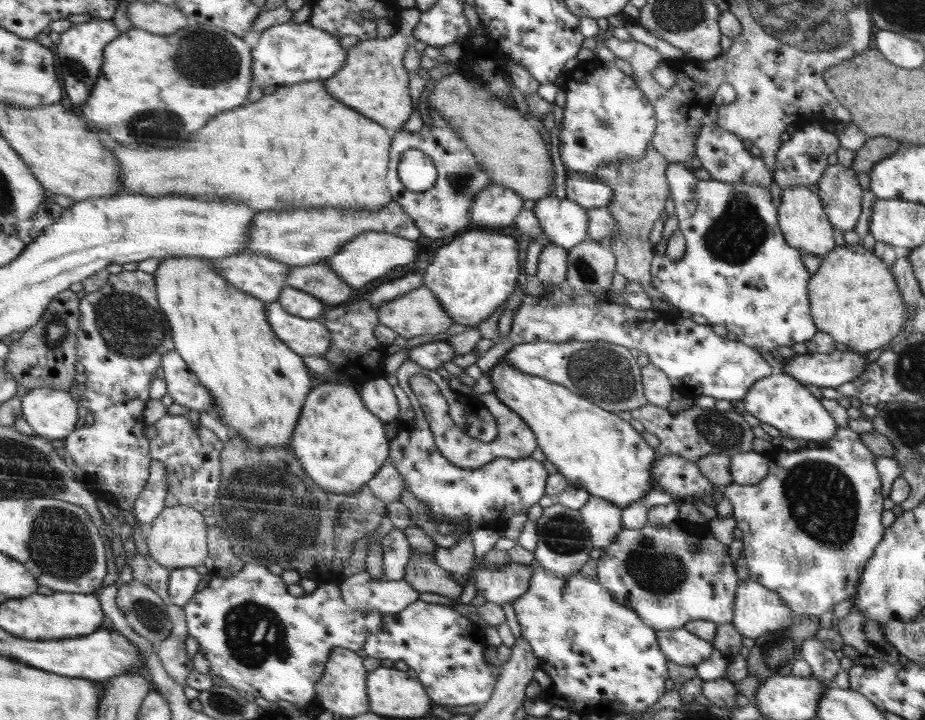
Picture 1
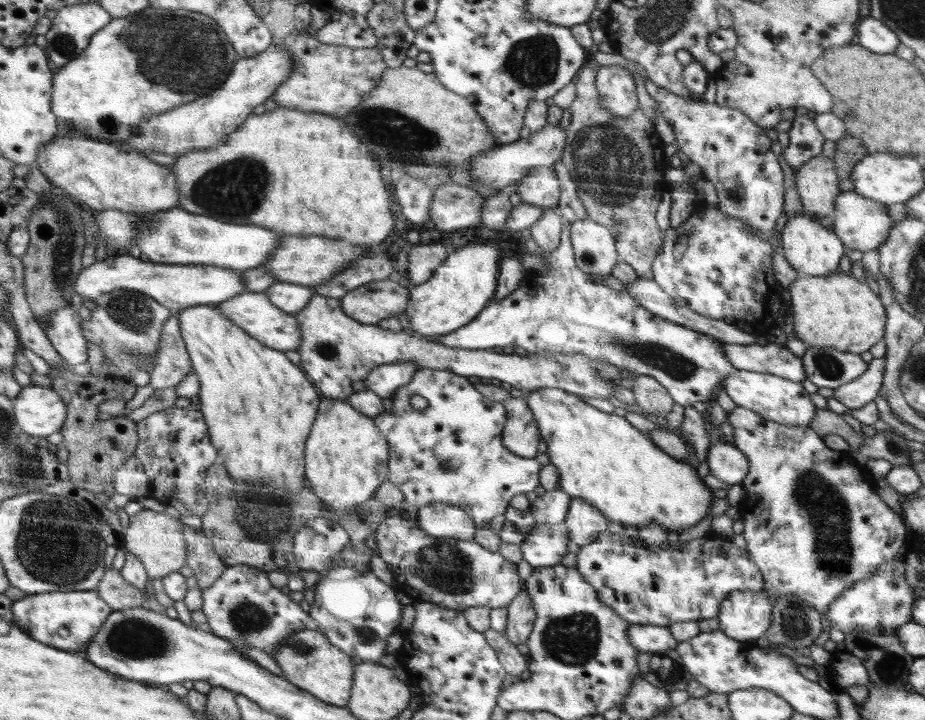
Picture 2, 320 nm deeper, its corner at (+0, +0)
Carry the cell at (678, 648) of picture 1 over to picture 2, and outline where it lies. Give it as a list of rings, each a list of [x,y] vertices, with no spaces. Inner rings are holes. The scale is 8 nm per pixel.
[[[630,624],[628,635],[635,649],[643,653],[664,653],[678,648],[679,644],[666,626]]]

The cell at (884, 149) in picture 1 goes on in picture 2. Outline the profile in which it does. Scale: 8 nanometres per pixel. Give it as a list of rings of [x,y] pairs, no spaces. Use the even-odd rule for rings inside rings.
[[[844,135],[835,141],[835,146],[836,151],[832,154],[832,160],[835,164],[836,174],[842,180],[848,179],[854,165],[869,154],[866,144],[850,135]]]

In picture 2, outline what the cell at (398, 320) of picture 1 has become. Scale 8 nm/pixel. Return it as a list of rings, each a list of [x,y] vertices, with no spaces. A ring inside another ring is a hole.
[[[385,278],[369,282],[368,285],[359,286],[358,289],[352,290],[346,296],[340,299],[342,309],[352,318],[359,320],[362,323],[378,324],[384,318],[397,316],[398,312],[406,310],[410,304],[410,289],[402,287],[398,280],[393,278]]]

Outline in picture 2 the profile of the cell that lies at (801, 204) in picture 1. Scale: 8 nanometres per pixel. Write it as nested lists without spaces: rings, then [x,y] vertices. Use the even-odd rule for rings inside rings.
[[[808,211],[798,212],[790,217],[782,230],[782,244],[784,258],[793,266],[798,278],[809,276],[828,276],[838,270],[838,262],[844,256],[844,246],[835,232],[826,229],[823,225],[812,219]]]

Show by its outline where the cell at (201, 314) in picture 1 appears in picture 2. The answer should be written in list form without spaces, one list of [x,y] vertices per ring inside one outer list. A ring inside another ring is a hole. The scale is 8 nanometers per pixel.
[[[217,305],[192,306],[178,315],[193,365],[201,378],[202,411],[211,428],[212,443],[219,448],[219,462],[228,467],[234,479],[269,484],[280,492],[300,492],[304,488],[304,442],[310,437],[321,404],[306,374],[282,352],[276,352],[275,347],[248,334]]]

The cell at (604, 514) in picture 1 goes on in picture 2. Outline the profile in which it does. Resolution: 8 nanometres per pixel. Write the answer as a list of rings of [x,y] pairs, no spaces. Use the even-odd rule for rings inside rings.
[[[573,499],[564,523],[567,526],[569,540],[581,547],[590,545],[598,538],[600,532],[606,531],[608,518],[590,503]]]

